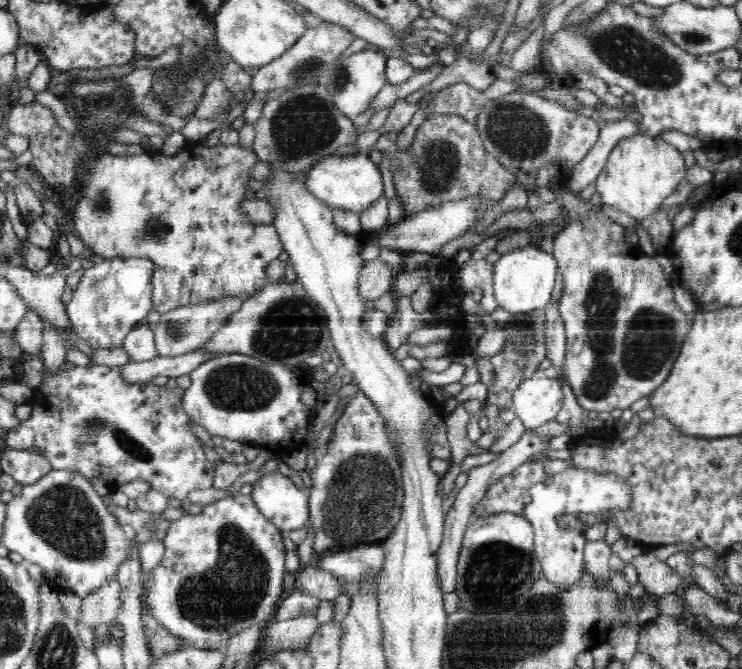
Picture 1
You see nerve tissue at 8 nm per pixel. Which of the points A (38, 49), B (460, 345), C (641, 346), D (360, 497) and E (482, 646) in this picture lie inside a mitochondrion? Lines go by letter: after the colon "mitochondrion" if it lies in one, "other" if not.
A: other
B: other
C: mitochondrion
D: mitochondrion
E: mitochondrion

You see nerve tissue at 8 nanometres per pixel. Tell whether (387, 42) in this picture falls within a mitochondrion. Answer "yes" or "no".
no

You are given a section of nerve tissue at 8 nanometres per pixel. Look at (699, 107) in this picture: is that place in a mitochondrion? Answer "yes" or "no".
no

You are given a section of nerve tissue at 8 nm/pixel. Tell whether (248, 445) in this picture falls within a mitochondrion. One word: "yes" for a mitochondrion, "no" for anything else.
no

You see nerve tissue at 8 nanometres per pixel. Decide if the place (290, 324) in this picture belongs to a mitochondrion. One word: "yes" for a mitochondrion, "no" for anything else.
yes

